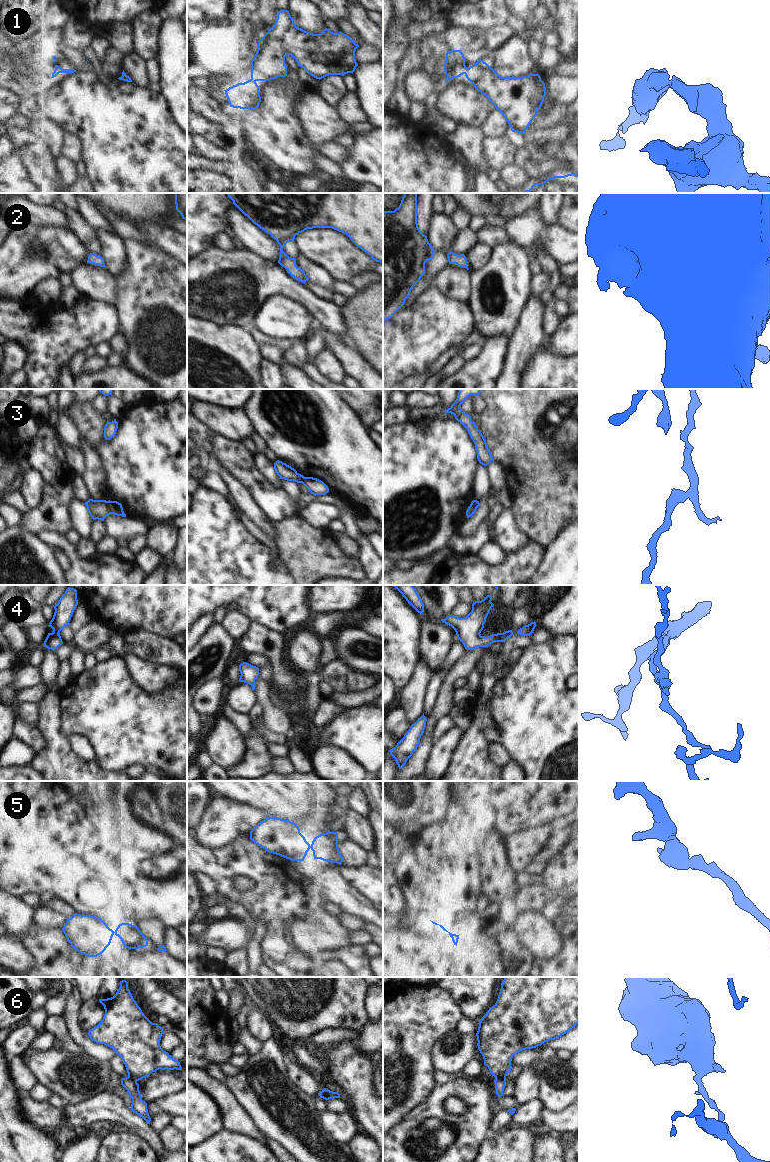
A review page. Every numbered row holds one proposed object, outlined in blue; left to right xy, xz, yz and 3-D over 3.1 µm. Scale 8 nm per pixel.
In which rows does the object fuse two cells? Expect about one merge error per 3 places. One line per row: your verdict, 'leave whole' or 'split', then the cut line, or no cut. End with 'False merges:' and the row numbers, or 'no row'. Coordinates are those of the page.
1: leave whole; cut none
2: leave whole; cut none
3: split; cut xy (106, 501), (110, 513)
4: leave whole; cut none
5: leave whole; cut none
6: split; cut yz (495, 1077), (505, 1078)
False merges: 3, 6

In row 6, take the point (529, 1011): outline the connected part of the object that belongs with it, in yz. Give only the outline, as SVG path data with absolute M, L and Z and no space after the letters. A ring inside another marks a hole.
M504 977L498 999L481 1018L476 1033L484 1065L495 1078L506 1078L514 1055L536 1048L569 1032L579 1023L579 977Z

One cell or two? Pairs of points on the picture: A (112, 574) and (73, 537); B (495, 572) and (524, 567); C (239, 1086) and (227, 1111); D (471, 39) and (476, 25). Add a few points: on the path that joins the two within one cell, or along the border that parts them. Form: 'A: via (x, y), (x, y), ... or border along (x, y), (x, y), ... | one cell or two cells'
A: border along (63, 535), (74, 547) | two cells
B: via (502, 572), (510, 572), (517, 567) | one cell
C: border along (222, 1082), (249, 1115) | two cells
D: via (471, 36), (475, 28) | one cell

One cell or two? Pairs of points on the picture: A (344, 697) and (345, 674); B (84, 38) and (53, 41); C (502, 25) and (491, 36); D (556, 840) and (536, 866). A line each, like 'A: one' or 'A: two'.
A: two
B: one
C: one
D: one

